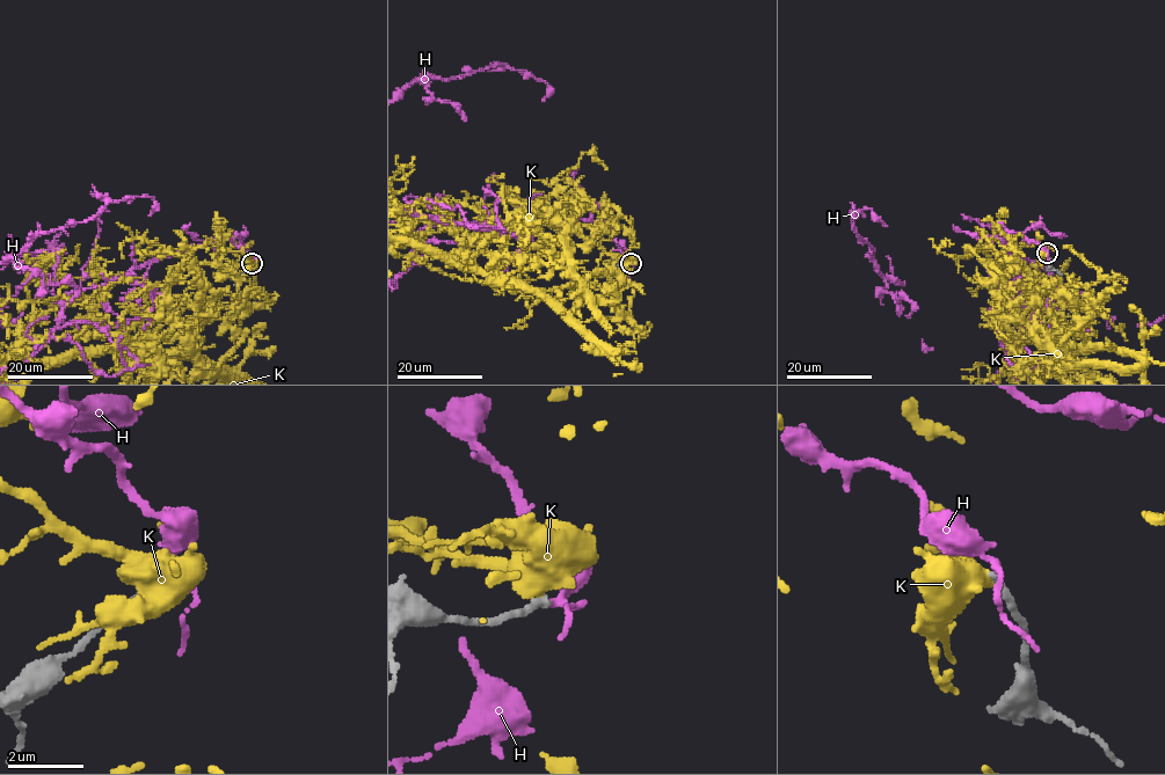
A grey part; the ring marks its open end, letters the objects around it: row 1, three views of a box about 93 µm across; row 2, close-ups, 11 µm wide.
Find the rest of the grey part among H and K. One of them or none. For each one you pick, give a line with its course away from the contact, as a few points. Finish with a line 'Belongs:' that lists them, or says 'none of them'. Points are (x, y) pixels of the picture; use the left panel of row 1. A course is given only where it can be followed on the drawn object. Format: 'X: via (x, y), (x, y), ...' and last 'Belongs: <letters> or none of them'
Belongs: none of them

